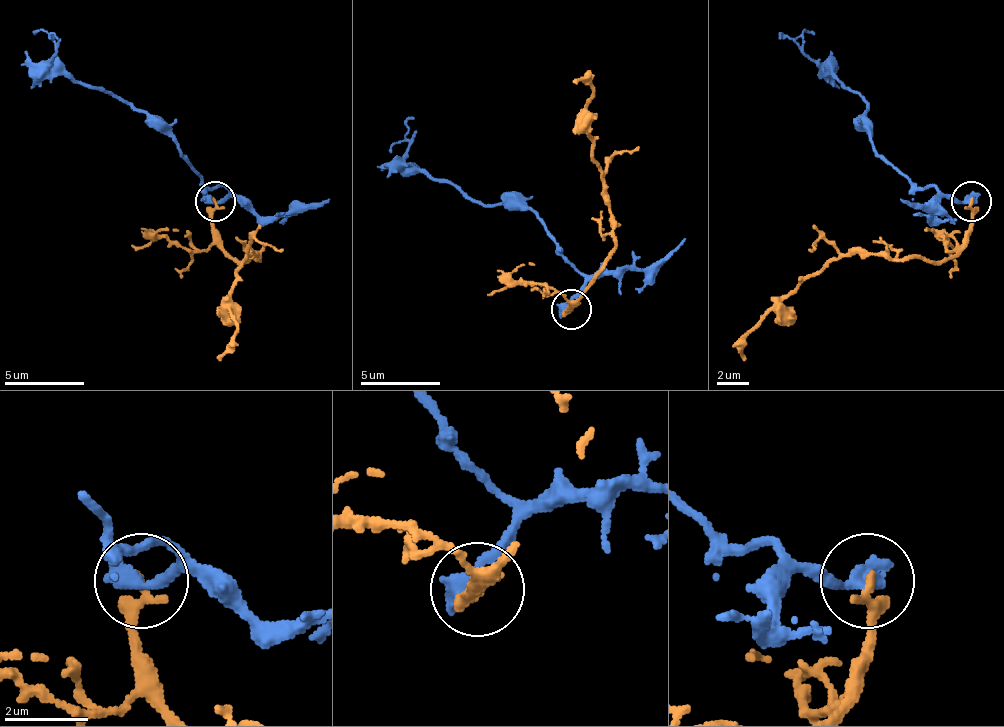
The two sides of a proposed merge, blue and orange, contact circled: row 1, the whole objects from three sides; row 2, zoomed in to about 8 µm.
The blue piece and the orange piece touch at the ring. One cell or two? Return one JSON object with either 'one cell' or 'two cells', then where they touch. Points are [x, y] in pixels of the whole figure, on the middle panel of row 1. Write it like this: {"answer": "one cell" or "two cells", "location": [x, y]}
{"answer": "two cells", "location": [571, 309]}

